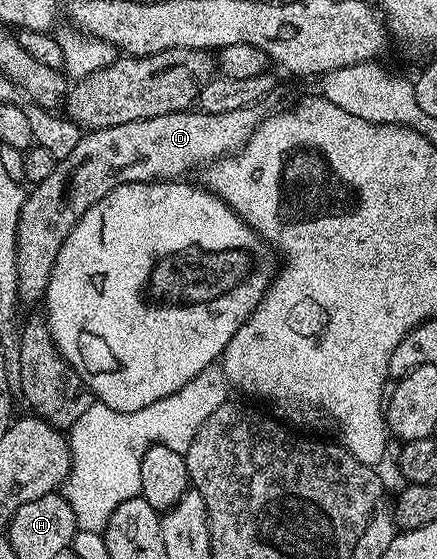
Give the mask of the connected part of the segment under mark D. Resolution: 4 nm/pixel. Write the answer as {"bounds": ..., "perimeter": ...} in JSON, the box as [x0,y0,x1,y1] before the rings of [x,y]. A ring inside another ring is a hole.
{"bounds":[17,91,280,303],"perimeter":[[[272,91],[263,98],[262,101],[253,103],[249,107],[241,107],[237,111],[225,111],[224,113],[205,113],[202,111],[184,111],[181,113],[170,113],[169,115],[157,115],[153,119],[145,119],[144,121],[134,121],[133,123],[117,123],[117,127],[105,127],[104,129],[92,129],[84,132],[79,138],[77,147],[73,147],[70,155],[65,155],[65,159],[55,162],[53,171],[48,175],[42,183],[37,183],[24,196],[23,206],[21,207],[21,215],[17,219],[17,283],[19,284],[19,300],[27,303],[27,301],[35,301],[44,296],[47,292],[47,284],[49,283],[49,275],[53,271],[53,263],[57,259],[57,255],[61,251],[61,247],[65,243],[65,239],[69,239],[69,235],[73,231],[73,227],[77,227],[77,223],[85,215],[85,211],[89,211],[89,207],[93,207],[101,199],[105,199],[105,195],[109,195],[117,187],[122,185],[132,185],[138,181],[174,181],[176,179],[186,178],[186,173],[191,173],[195,168],[206,167],[213,161],[219,160],[221,157],[229,157],[233,153],[238,153],[240,149],[245,147],[245,143],[253,135],[253,131],[260,123],[267,120],[272,113],[280,108],[278,92]]]}

